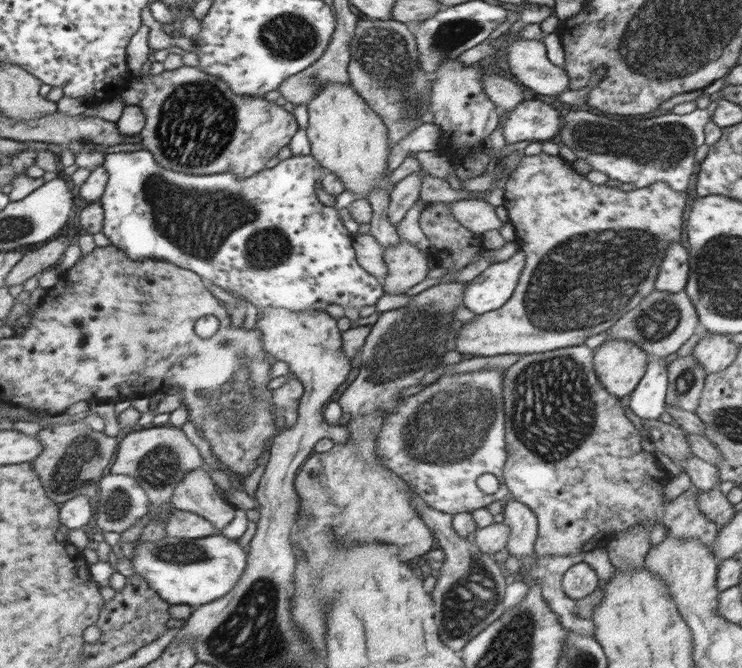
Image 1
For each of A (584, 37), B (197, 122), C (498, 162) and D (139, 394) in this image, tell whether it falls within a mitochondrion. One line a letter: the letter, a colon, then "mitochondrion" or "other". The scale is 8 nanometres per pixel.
A: other
B: mitochondrion
C: other
D: other

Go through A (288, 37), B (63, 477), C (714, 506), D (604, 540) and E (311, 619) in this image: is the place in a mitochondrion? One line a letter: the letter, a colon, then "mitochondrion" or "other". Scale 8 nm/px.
A: mitochondrion
B: mitochondrion
C: other
D: other
E: mitochondrion

